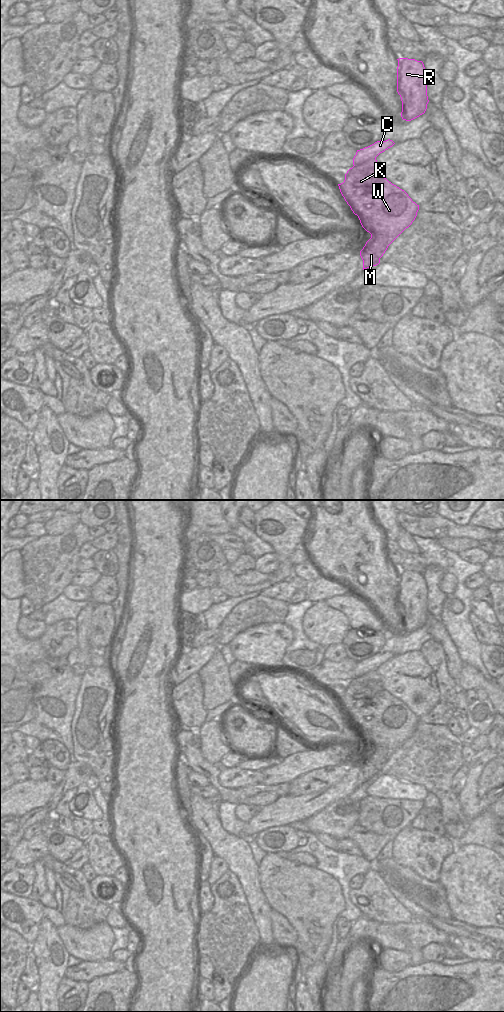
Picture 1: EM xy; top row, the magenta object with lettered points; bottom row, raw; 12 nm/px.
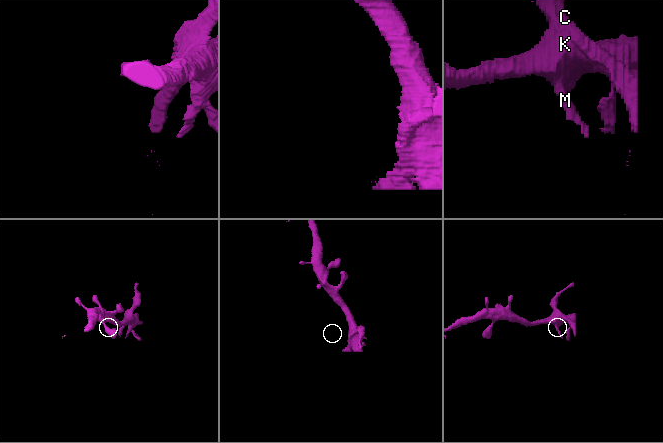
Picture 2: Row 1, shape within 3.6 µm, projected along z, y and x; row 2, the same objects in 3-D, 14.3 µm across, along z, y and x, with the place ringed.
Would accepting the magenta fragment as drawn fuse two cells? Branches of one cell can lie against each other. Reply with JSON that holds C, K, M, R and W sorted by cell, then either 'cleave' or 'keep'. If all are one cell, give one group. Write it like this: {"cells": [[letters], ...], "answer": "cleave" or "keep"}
{"cells": [["C", "R"], ["K", "M", "W"]], "answer": "cleave"}

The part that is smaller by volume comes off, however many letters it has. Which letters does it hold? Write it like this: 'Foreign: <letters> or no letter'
Foreign: C, R

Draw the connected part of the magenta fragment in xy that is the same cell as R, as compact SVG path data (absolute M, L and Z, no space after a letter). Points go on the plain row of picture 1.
M408 570L397 572L397 604L402 613L401 629L411 633L427 621L427 584L422 573Z

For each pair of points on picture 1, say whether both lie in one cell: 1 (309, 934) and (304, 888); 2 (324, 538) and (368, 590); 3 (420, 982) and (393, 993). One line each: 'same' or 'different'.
1: same
2: same
3: same

